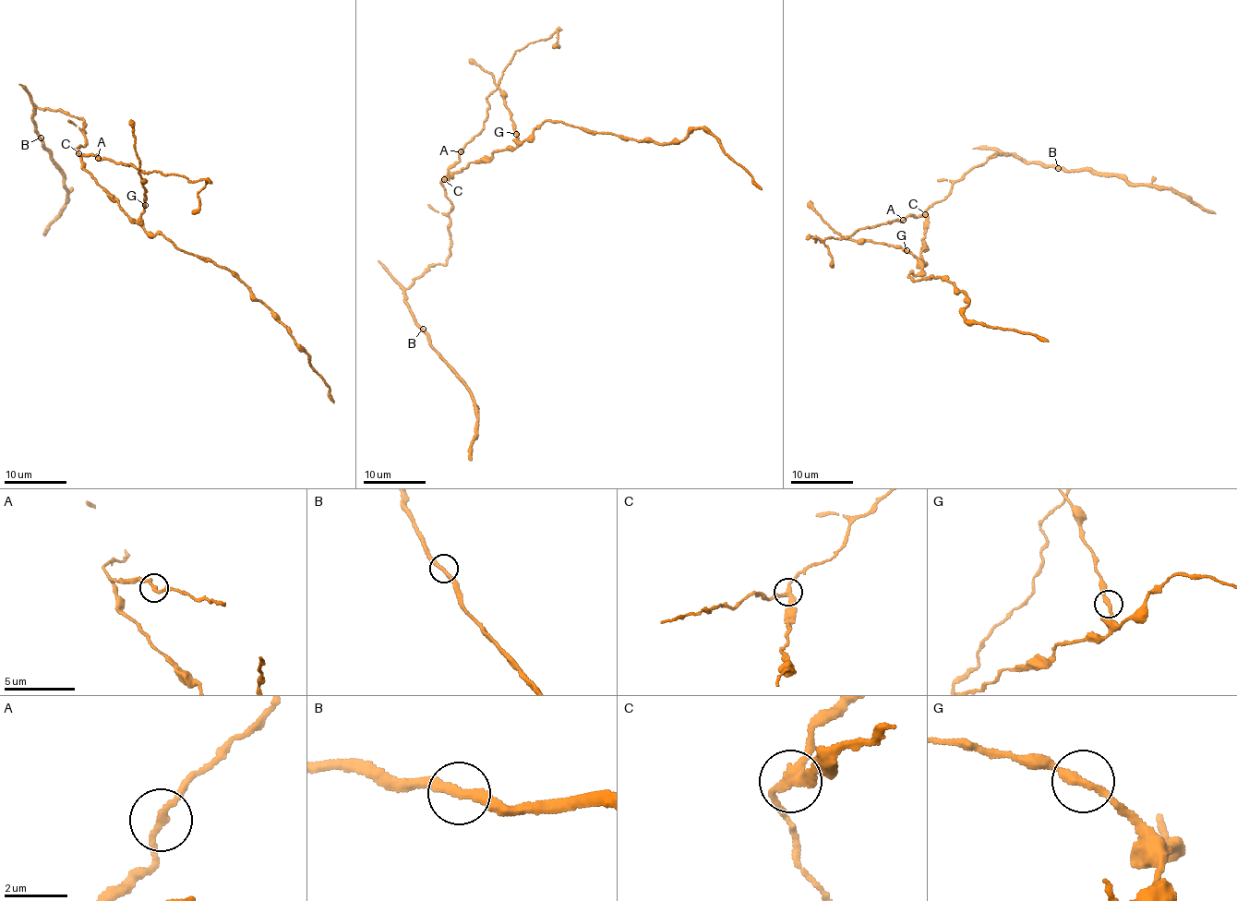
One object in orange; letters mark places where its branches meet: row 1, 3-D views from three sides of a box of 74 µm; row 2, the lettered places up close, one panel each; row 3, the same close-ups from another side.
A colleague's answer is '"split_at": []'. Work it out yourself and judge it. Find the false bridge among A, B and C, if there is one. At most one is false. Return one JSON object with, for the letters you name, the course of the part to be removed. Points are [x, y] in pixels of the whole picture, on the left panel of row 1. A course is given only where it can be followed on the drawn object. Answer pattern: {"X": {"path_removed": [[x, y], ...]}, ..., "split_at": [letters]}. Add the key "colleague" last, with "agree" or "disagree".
{"C": {"path_removed": [[78, 154], [96, 183], [145, 231], [238, 276], [308, 356], [333, 403]]}, "split_at": ["C"], "colleague": "disagree"}

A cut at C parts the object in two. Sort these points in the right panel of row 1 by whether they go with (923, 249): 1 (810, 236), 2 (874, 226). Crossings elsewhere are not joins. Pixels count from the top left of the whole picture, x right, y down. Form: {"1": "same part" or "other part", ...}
{"1": "other part", "2": "other part"}

